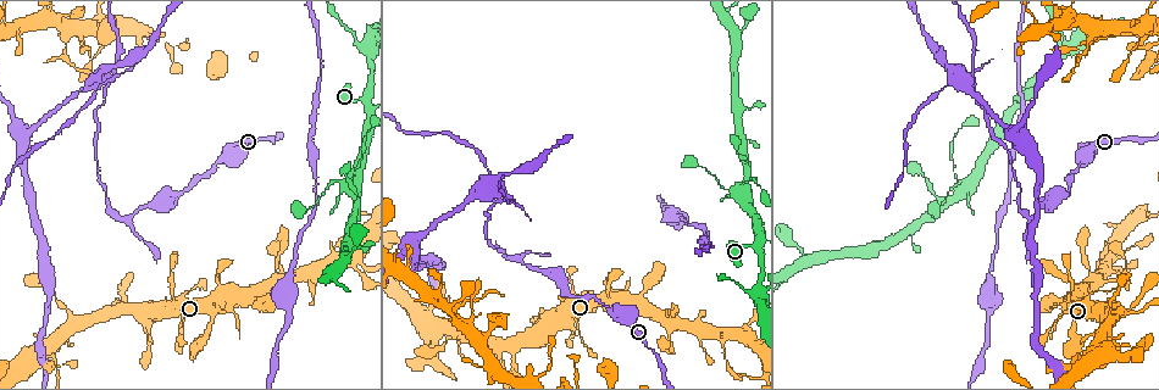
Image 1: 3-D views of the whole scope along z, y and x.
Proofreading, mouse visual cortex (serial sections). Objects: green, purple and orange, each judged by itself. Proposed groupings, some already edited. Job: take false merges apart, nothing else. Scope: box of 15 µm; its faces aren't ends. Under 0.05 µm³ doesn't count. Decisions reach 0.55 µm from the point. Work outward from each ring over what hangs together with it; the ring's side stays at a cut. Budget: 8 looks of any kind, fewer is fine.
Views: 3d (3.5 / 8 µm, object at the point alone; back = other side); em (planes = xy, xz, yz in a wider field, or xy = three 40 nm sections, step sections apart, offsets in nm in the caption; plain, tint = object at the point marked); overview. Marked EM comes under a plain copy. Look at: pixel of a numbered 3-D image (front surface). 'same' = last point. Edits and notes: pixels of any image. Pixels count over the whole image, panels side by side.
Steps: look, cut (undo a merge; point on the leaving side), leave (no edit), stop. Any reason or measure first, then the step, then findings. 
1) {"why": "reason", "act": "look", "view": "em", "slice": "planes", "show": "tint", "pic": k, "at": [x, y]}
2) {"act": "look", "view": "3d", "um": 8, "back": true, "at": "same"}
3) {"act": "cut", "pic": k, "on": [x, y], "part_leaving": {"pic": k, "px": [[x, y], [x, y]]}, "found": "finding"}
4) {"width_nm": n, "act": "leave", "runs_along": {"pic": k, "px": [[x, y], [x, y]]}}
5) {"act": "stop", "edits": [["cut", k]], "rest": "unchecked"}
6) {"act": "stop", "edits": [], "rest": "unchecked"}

{"why": "a narrow waist", "act": "look", "view": "3d", "um": 3.5, "pic": 1, "at": [746, 180]}

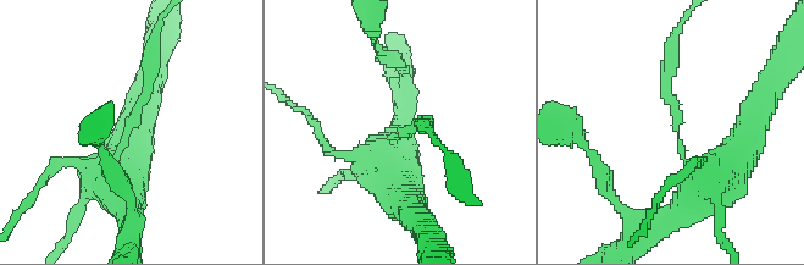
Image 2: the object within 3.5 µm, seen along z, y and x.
{"act": "look", "view": "em", "slice": "xy", "step": 5, "show": "tint", "pic": 2, "at": [397, 134]}

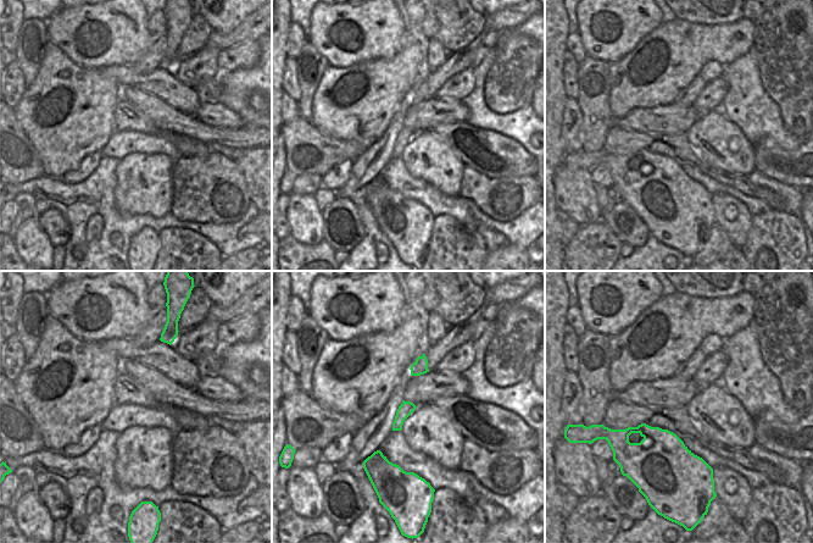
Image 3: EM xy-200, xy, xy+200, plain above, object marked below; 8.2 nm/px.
{"act": "leave", "runs_along": {"pic": 2, "px": [[118, 177], [111, 159], [153, 54]]}, "found": "all the same cell"}

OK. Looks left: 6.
{"why": "narrows sharply", "act": "look", "view": "3d", "um": 3.5, "pic": 1, "at": [1028, 220]}

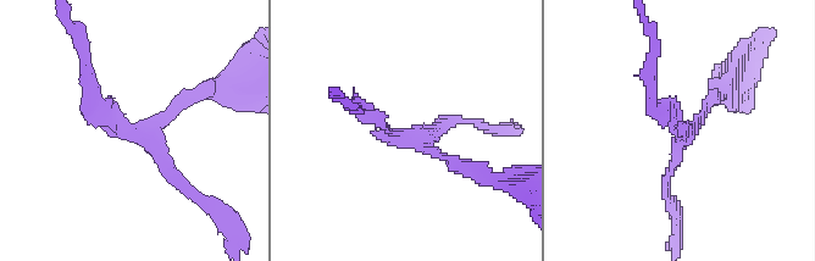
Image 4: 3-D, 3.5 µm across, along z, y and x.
{"act": "look", "view": "em", "slice": "xy", "step": 5, "show": "tint", "pic": 4, "at": [423, 141]}

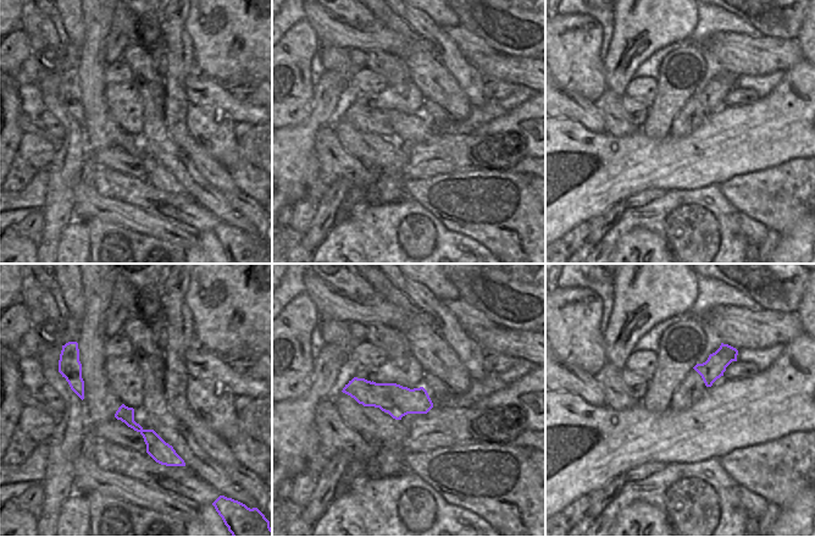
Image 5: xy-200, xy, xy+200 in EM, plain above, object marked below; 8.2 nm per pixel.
{"width_nm": 260, "act": "cut", "pic": 4, "on": [92, 100], "part_leaving": {"pic": 4, "px": [[149, 133], [89, 107], [82, 62]]}, "found": "two cells meet here"}

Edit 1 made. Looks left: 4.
{"act": "look", "view": "overview"}

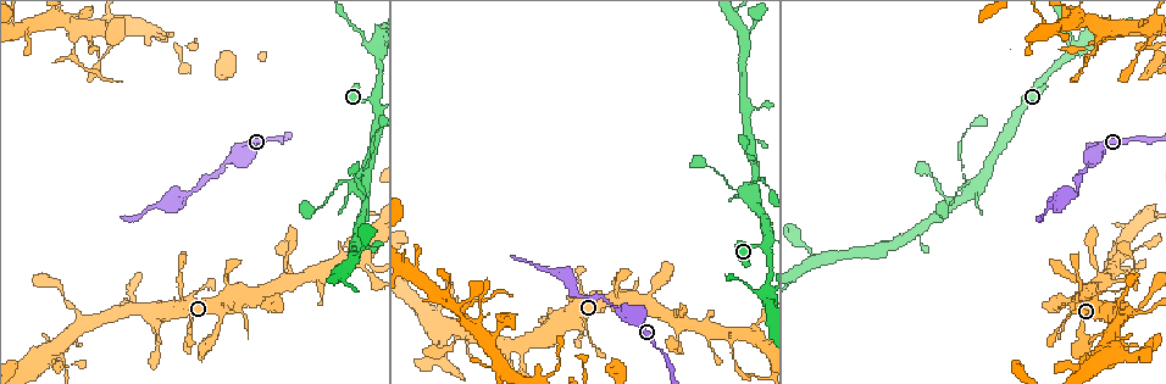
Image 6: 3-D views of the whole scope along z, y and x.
{"why": "calibre changes", "act": "look", "view": "3d", "um": 3.5, "pic": 6, "at": [1121, 306]}

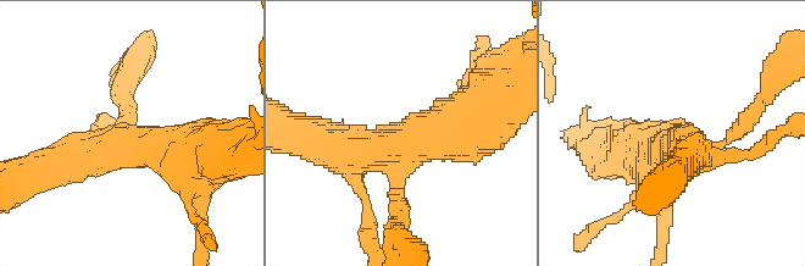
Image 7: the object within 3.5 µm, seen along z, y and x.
{"arms": 4, "arm_widths_nm": [200, 200, 450, 700], "act": "look", "view": "em", "slice": "xy", "step": 3, "show": "tint", "pic": 7, "at": [120, 148]}

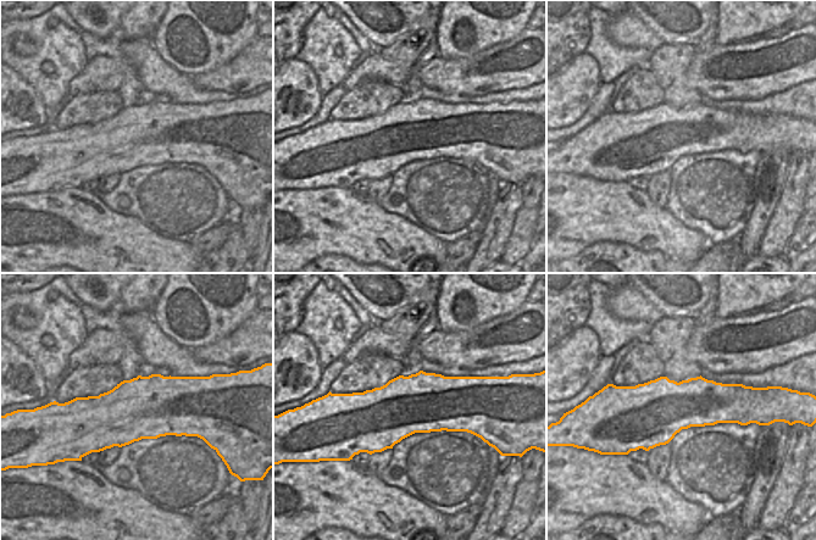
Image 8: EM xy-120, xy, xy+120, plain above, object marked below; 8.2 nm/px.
{"act": "leave", "runs_along": {"pic": 7, "px": [[472, 121], [378, 151], [318, 143]]}, "found": "one cell here"}

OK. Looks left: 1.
{"act": "stop", "edits": [["cut", 4]], "rest": "unchecked"}

